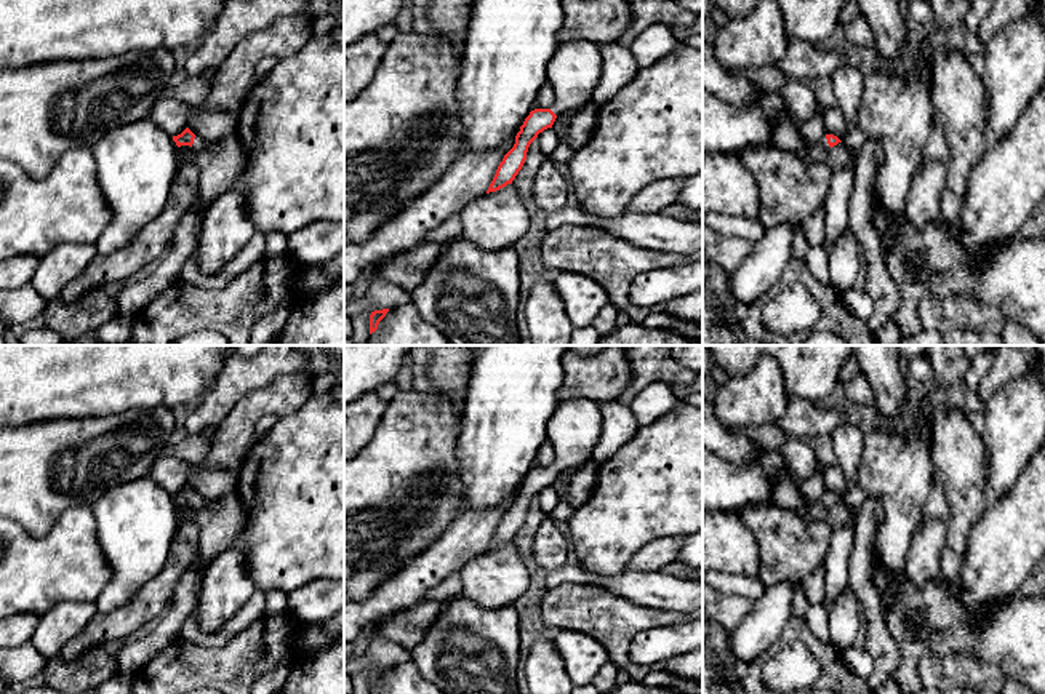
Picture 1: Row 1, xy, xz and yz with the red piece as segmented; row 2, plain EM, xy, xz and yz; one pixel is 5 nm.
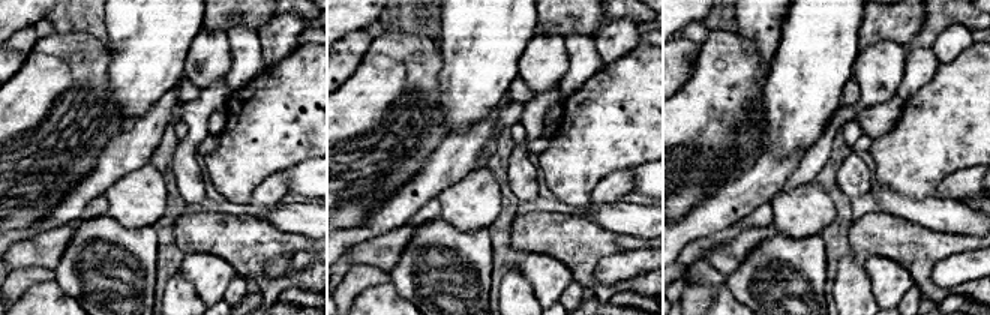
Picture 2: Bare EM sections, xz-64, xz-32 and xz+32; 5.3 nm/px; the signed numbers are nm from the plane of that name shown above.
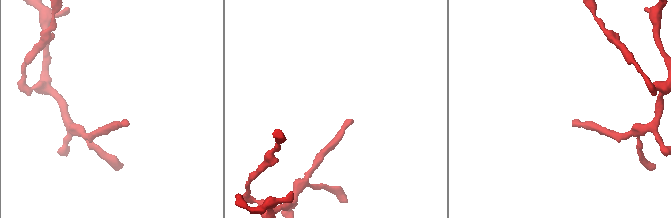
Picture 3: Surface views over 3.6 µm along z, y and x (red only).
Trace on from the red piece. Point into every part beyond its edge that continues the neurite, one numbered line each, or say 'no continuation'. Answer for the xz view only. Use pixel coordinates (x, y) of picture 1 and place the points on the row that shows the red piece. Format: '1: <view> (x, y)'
1: xz (573, 72)

